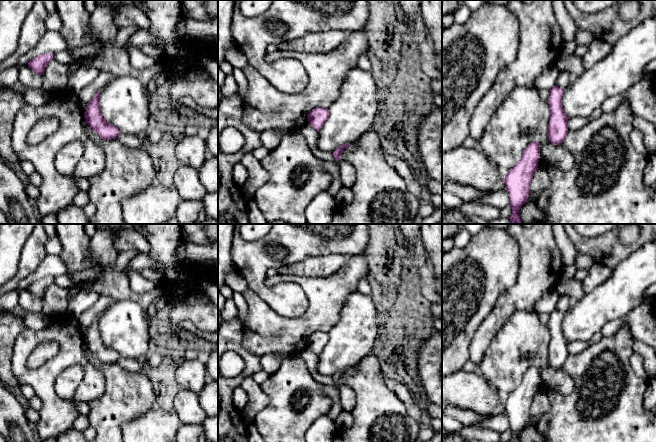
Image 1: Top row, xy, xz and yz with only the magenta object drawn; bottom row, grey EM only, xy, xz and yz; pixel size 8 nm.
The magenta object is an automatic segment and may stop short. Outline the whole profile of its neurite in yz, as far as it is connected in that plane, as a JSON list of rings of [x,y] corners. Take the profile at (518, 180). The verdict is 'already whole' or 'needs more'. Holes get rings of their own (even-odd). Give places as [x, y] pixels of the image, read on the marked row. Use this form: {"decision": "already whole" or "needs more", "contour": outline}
{"decision": "already whole", "contour": [[[529,143],[519,162],[508,171],[504,179],[504,184],[510,198],[509,205],[512,209],[512,214],[509,217],[511,224],[523,224],[519,216],[519,210],[527,202],[530,185],[539,159],[539,143]]]}

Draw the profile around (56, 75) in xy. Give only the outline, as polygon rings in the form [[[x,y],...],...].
[[[52,59],[45,67],[43,78],[43,89],[49,92],[49,95],[56,91],[66,88],[69,80],[68,63],[57,62]]]

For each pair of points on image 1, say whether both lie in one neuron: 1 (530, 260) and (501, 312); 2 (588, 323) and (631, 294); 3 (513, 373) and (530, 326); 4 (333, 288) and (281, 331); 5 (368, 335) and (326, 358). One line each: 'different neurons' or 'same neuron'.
1: same neuron
2: same neuron
3: same neuron
4: same neuron
5: same neuron

